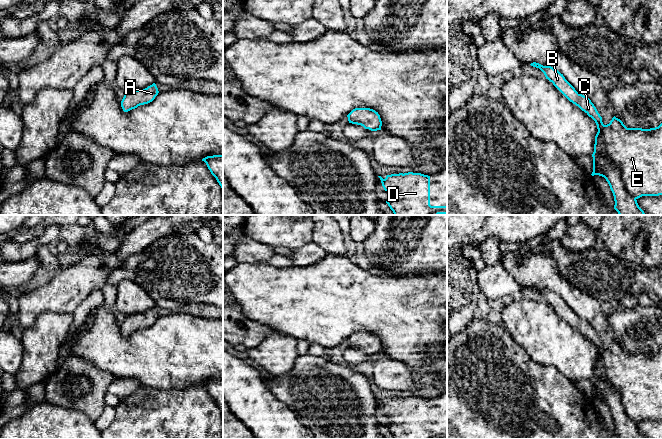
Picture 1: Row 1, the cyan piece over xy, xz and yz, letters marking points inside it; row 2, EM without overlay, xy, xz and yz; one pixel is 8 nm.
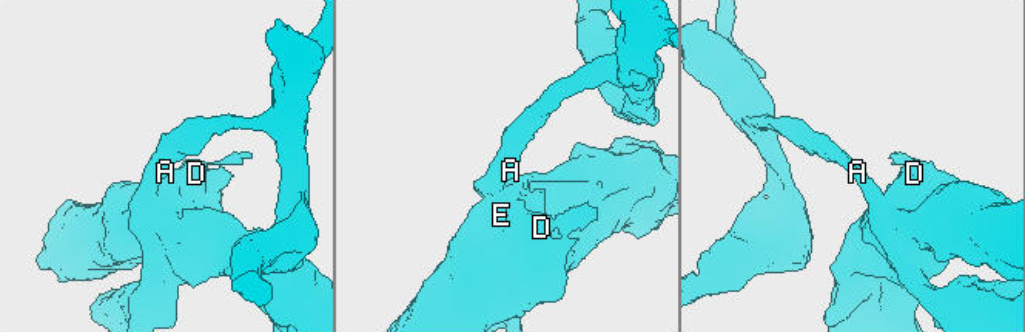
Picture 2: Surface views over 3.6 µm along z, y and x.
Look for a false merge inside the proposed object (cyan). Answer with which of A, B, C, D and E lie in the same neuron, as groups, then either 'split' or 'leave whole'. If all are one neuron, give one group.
groups A B C D E; leave whole

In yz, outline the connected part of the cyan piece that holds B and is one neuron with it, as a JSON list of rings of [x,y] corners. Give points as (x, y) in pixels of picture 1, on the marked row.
[[[536,62],[530,65],[539,68],[546,79],[552,82],[570,102],[595,121],[598,132],[592,154],[591,175],[599,175],[606,179],[614,196],[614,209],[619,215],[646,215],[639,207],[637,199],[642,196],[662,195],[662,123],[650,129],[627,128],[614,116],[609,124],[604,125],[602,117],[591,100],[577,92],[563,74],[551,66],[543,66]]]

